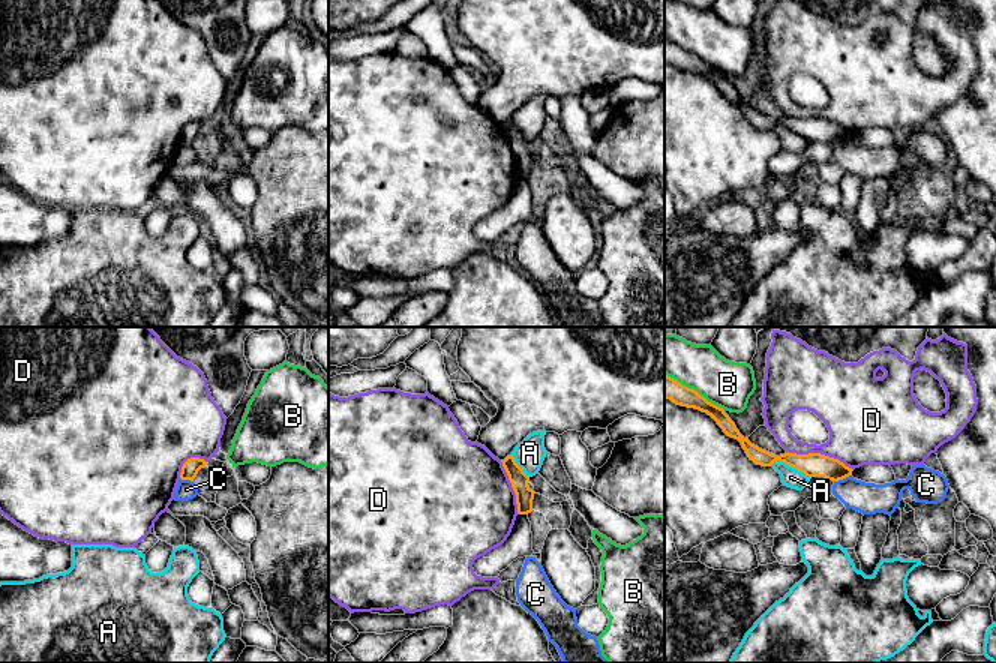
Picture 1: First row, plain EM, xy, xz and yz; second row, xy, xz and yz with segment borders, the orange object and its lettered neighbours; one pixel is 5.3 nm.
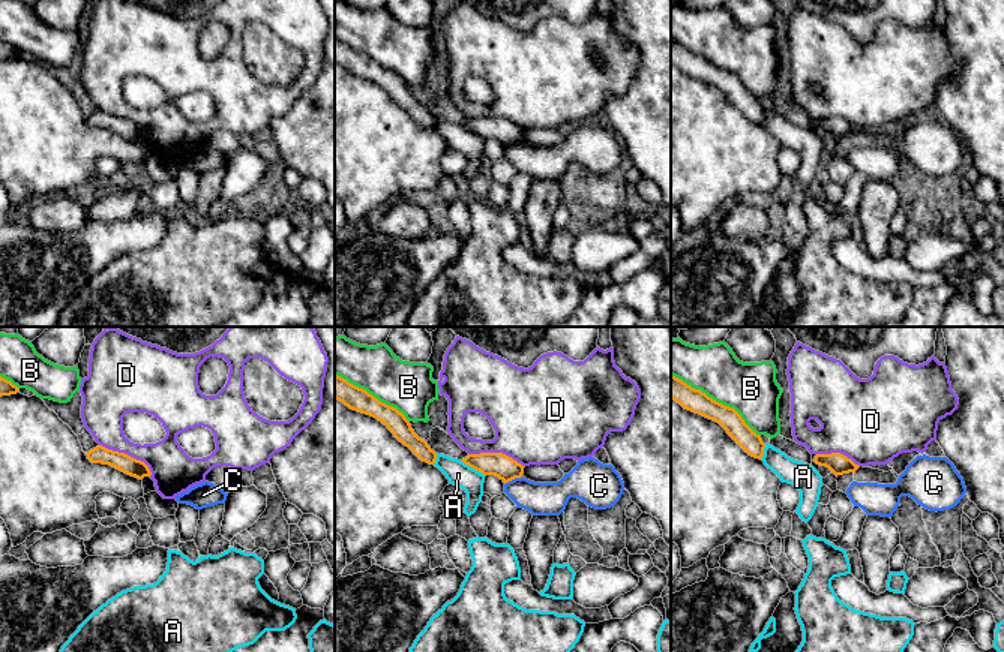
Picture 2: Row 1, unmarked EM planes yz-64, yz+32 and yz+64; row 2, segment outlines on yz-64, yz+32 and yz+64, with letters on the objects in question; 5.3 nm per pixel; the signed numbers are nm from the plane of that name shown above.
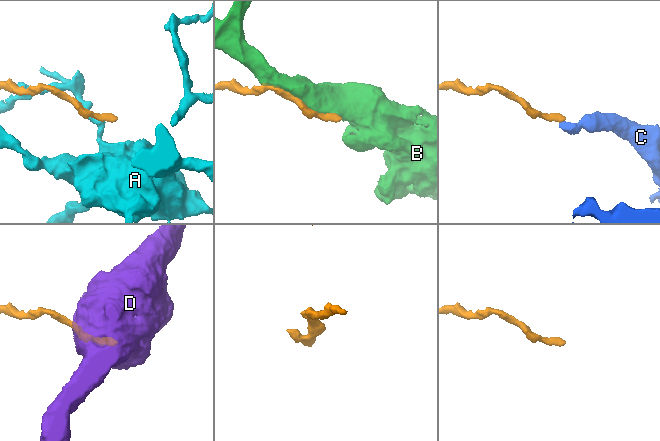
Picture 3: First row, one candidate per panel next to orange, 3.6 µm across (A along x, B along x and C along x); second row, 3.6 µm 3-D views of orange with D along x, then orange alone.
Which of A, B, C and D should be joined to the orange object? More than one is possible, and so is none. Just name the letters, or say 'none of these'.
none of these

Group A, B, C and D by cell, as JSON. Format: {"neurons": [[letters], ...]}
{"neurons": [["A"], ["B"], ["C"], ["D"]]}

